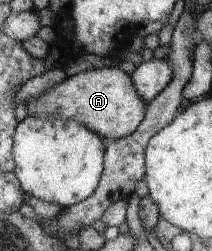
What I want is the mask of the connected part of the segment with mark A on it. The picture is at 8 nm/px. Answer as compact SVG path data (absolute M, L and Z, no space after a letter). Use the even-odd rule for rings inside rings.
M103 67L69 76L57 86L47 90L29 102L27 117L51 117L52 119L70 118L80 121L85 128L100 133L108 140L129 136L144 120L148 101L137 92L132 76L119 68Z

